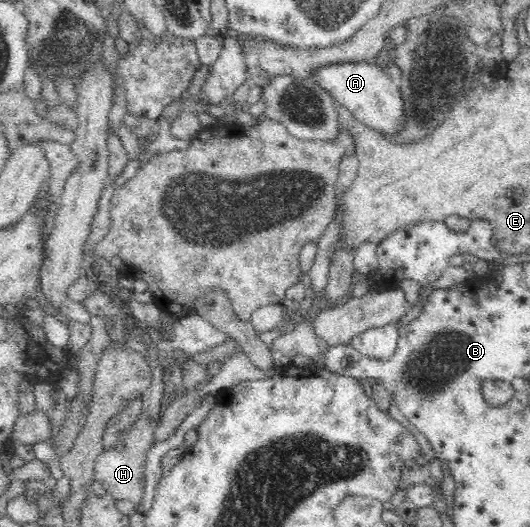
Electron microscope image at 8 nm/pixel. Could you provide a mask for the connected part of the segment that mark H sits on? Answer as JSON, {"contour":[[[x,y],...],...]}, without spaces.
{"contour":[[[142,408],[135,423],[120,434],[118,447],[113,450],[104,450],[98,455],[94,465],[93,480],[102,482],[106,493],[115,500],[132,501],[136,505],[142,501],[145,492],[145,461],[148,449],[156,442],[153,436],[156,423],[158,421],[148,418]]]}

